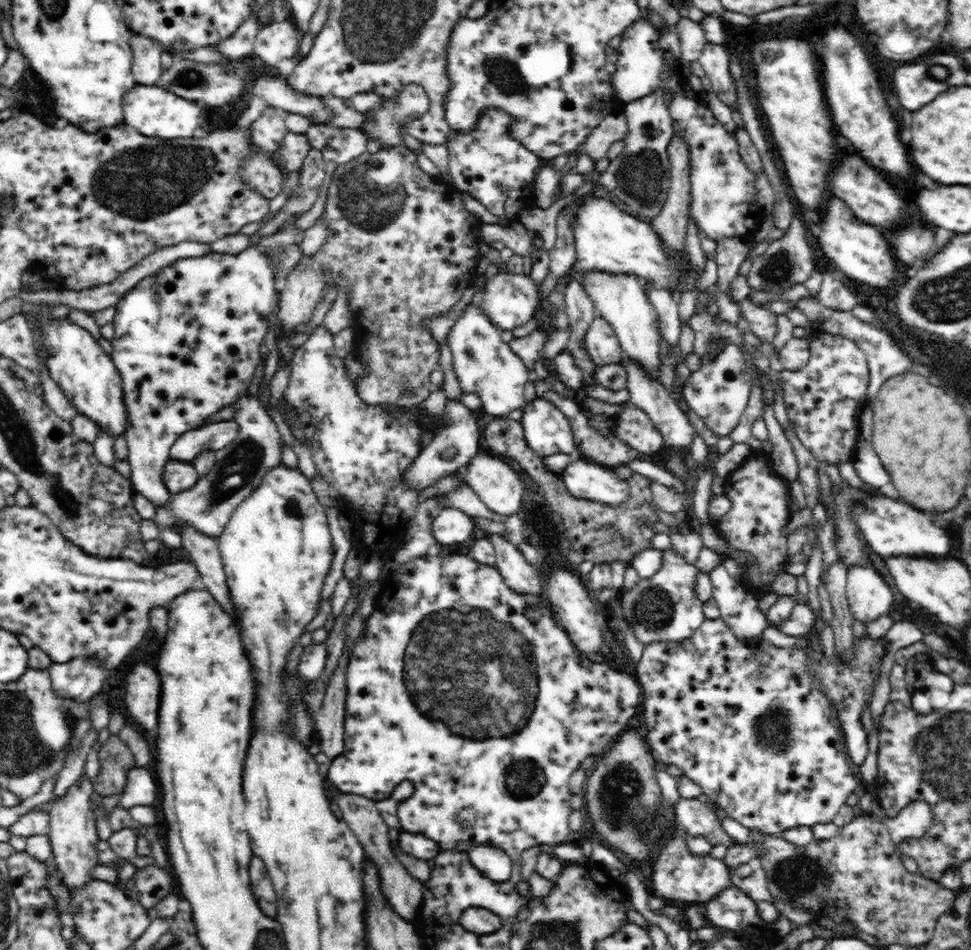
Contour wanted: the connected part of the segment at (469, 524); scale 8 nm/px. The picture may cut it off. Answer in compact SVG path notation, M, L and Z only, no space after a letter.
M443 508L432 522L432 532L442 546L460 544L472 536L475 523L470 515L457 508Z

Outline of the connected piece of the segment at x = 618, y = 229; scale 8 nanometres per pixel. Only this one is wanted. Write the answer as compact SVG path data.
M587 195L577 206L570 221L573 223L573 237L576 249L576 262L572 269L576 273L586 273L593 270L608 271L609 273L634 274L648 278L650 282L660 284L658 288L672 290L672 292L686 292L694 288L698 276L688 268L686 276L682 270L676 268L672 260L668 260L668 250L663 245L663 239L652 230L650 224L640 222L640 219L628 216L627 212L620 212L616 202L604 197Z

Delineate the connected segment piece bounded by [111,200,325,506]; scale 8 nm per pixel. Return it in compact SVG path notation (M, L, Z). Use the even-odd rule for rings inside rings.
M320 200L311 207L310 211L304 212L304 214L298 218L295 228L291 228L287 231L278 230L274 232L274 234L266 235L257 245L248 246L241 254L208 252L206 256L176 260L176 262L161 268L156 274L140 280L134 288L131 288L126 294L123 294L117 302L117 311L115 312L115 317L112 322L115 333L114 338L111 340L111 359L114 361L121 376L122 398L126 409L125 439L128 445L127 461L130 463L132 469L130 480L134 482L134 491L138 493L142 492L142 495L152 502L152 504L156 506L167 505L171 500L171 492L164 484L163 476L164 468L169 462L168 454L170 448L172 444L176 442L176 439L182 434L204 425L209 421L209 418L217 414L218 411L233 405L240 400L240 397L248 394L248 385L252 382L252 376L254 376L254 371L261 359L258 348L260 348L262 340L267 336L266 326L268 326L268 320L266 320L266 316L270 314L270 302L272 302L272 296L276 294L274 282L262 282L262 280L270 280L270 278L272 278L272 266L270 266L268 258L264 256L264 252L274 252L274 250L278 250L280 246L288 246L289 244L298 245L304 231L318 222L324 214L324 202ZM240 274L242 274L242 276L250 276L254 282L240 282Z

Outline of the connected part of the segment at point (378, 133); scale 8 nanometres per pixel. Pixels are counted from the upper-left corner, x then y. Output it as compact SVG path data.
M408 85L394 101L384 100L373 110L365 114L367 121L358 129L368 140L378 140L382 150L396 148L403 143L404 122L420 118L428 112L430 99L420 85Z

